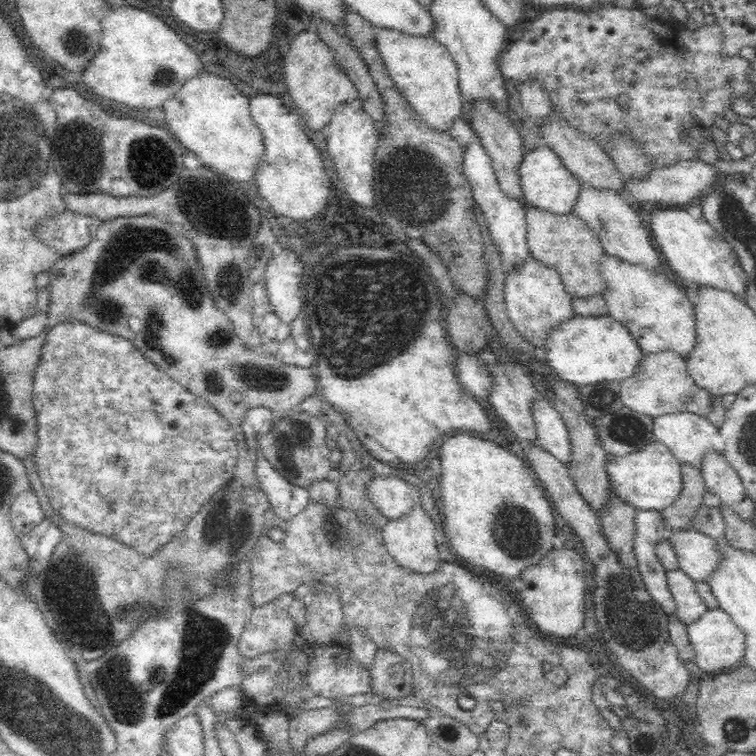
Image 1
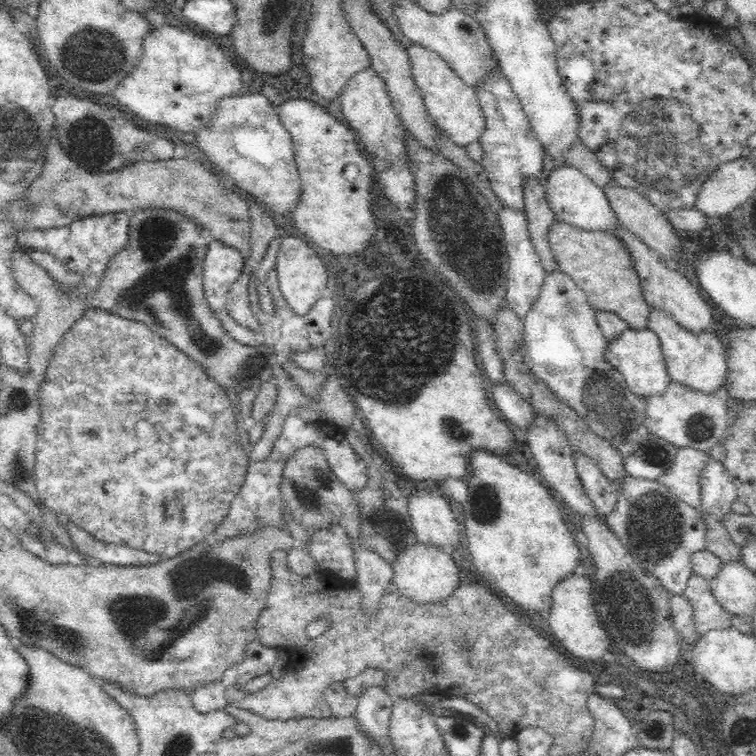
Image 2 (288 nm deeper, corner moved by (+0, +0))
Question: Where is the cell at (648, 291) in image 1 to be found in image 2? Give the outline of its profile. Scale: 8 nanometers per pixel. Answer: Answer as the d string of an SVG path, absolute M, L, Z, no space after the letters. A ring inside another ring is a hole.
M652 306L650 312L652 314L648 318L648 330L652 330L660 338L660 348L664 354L668 376L692 390L704 392L708 396L724 398L726 394L722 392L722 388L726 386L724 382L726 382L728 368L726 368L726 350L722 346L720 332L708 330L708 332L692 334L692 332L686 332L686 328L678 326L664 310L658 310Z

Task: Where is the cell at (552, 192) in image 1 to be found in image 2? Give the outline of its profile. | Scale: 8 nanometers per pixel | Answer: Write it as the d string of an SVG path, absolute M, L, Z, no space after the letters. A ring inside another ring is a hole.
M568 164L558 166L548 176L548 180L544 180L544 188L546 188L546 200L548 200L554 216L560 222L566 222L566 224L582 228L582 230L608 232L608 234L612 234L618 226L622 226L618 216L610 208L610 202L608 202L606 194L602 192L602 188L576 166L568 166Z

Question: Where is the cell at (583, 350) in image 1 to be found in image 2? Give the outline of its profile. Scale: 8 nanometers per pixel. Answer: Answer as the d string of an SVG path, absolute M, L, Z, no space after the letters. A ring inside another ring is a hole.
M630 328L624 330L616 340L608 342L604 358L614 368L614 372L624 378L624 386L634 390L634 394L644 398L666 394L666 388L672 378L668 376L668 370L666 370L660 338L652 330L630 330Z

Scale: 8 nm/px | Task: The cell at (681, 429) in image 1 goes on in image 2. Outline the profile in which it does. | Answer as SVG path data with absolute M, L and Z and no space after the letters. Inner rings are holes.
M708 456L700 478L700 488L702 488L700 508L722 522L724 516L732 512L734 500L738 500L736 484L730 470Z

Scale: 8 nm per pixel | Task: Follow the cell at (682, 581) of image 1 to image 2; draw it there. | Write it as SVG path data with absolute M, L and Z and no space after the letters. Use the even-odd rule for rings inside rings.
M692 574L688 578L686 590L682 594L692 610L694 610L694 620L696 620L696 632L702 636L708 630L722 630L722 628L734 628L732 626L732 614L714 598L710 580L702 578L698 574Z

